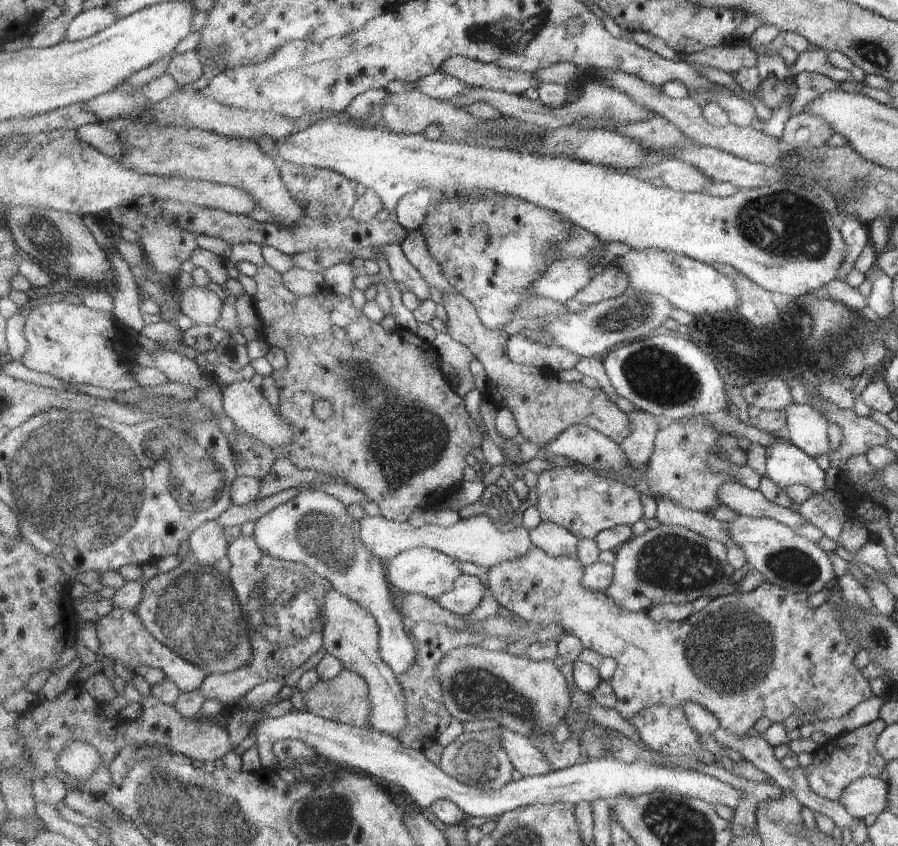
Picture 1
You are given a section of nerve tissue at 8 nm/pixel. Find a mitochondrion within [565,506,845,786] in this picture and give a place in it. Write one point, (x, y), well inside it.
(731, 652)

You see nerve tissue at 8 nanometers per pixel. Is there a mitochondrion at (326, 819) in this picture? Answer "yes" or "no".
yes

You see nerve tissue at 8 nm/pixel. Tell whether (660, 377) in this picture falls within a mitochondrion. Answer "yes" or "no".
yes

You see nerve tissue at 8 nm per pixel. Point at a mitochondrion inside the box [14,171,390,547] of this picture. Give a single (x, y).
(202, 460)

